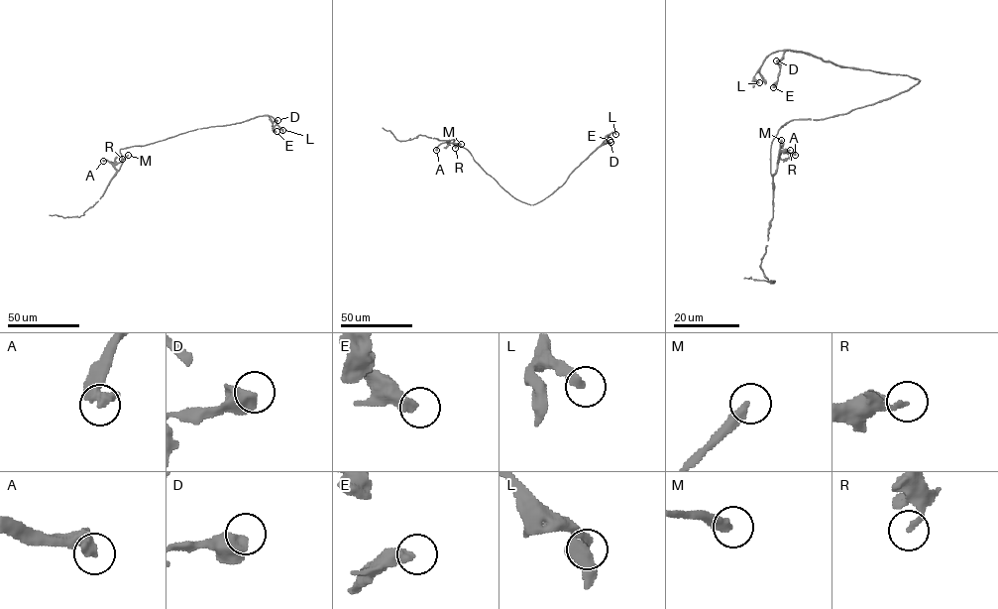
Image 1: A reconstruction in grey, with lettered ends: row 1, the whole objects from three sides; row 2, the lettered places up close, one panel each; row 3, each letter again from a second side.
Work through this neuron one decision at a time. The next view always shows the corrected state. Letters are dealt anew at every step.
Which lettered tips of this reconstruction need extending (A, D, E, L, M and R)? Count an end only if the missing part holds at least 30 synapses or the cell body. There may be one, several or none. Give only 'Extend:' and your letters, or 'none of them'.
Extend: A, M, R

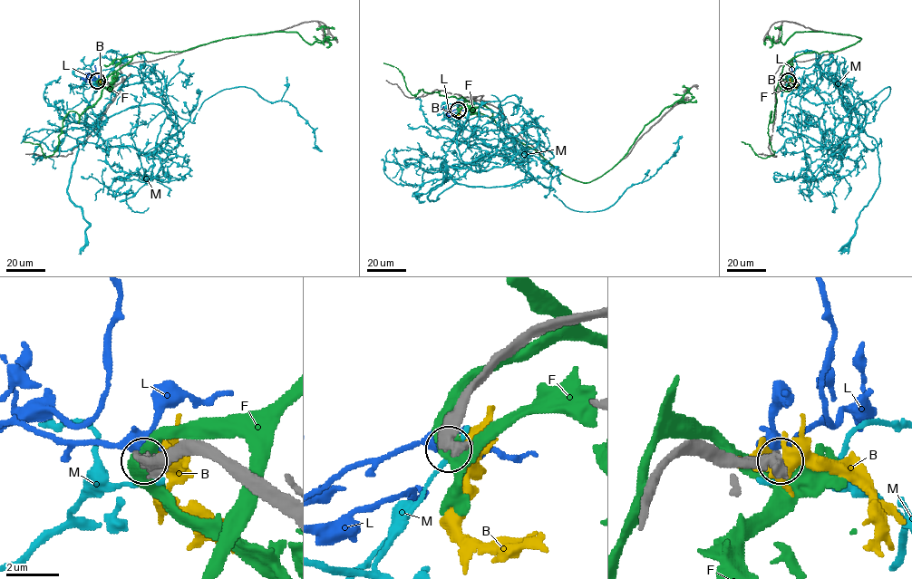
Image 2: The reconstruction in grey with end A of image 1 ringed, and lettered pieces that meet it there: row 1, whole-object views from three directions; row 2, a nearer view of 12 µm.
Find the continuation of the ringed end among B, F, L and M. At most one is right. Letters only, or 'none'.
none

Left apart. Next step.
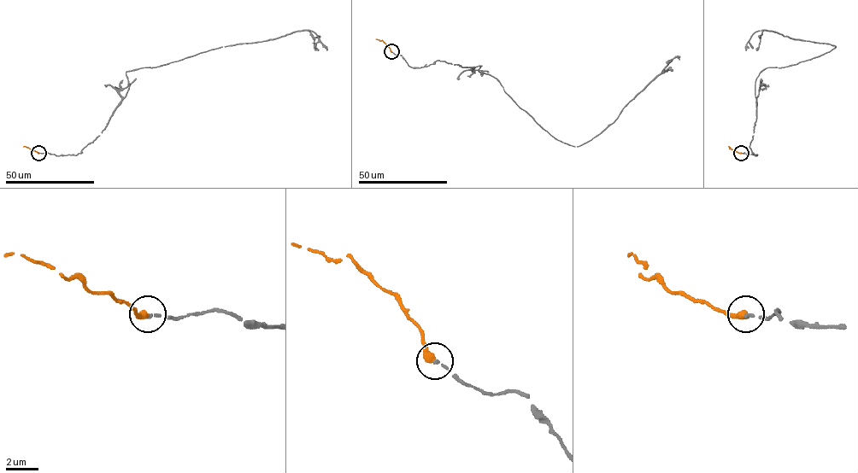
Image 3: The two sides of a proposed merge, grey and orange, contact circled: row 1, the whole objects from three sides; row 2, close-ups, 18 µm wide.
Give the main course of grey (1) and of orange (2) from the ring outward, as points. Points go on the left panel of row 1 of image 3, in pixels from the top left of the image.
1: (38, 153), (74, 155), (92, 142), (125, 96), (128, 71), (303, 30), (313, 31), (326, 50)
2: (39, 153), (23, 147)

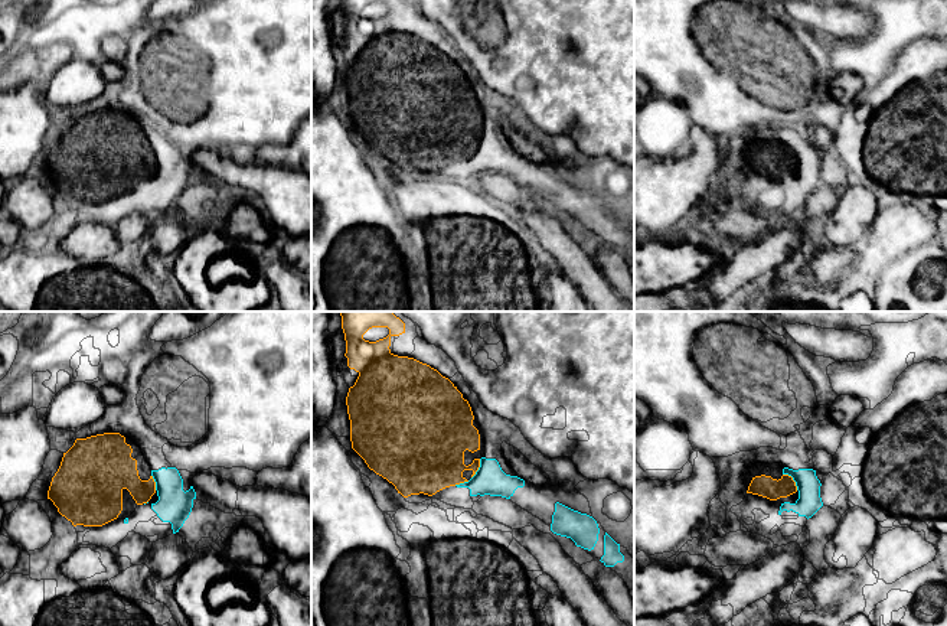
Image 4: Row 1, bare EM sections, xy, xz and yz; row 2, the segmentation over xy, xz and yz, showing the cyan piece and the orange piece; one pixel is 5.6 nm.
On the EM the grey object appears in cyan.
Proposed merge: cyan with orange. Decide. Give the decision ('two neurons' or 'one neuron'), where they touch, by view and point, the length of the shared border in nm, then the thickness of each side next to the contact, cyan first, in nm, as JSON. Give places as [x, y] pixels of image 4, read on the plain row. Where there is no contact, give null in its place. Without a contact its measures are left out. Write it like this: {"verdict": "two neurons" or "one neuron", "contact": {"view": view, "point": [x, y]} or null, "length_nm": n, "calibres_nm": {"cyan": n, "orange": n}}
{"verdict": "one neuron", "contact": {"view": "yz", "point": [793, 156]}, "length_nm": 130, "calibres_nm": {"cyan": 140, "orange": 120}}

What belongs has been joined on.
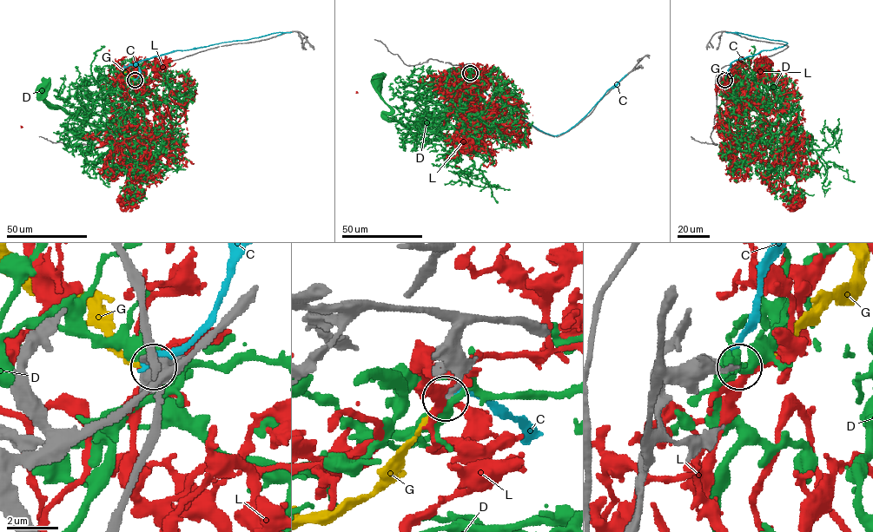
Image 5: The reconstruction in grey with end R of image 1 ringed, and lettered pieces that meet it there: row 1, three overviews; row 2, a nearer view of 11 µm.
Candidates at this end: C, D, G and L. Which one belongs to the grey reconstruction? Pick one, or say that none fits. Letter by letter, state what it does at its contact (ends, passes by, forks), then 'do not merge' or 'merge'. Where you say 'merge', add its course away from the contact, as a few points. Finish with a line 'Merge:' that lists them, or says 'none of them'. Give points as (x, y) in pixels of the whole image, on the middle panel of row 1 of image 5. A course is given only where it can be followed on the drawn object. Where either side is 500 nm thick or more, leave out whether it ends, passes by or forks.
C: do not merge
D: it forks; do not merge
G: it ends; merge; course (470, 73), (459, 81)
L: it forks; do not merge
Merge: G

